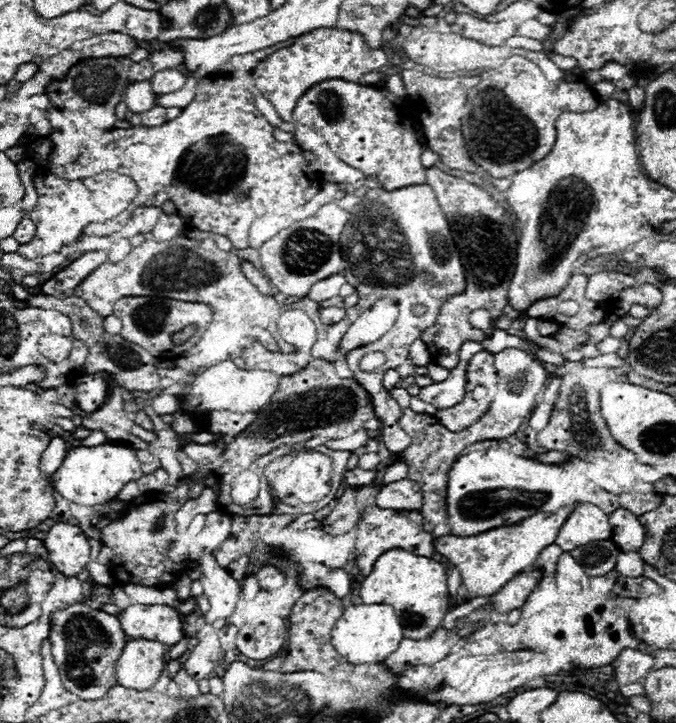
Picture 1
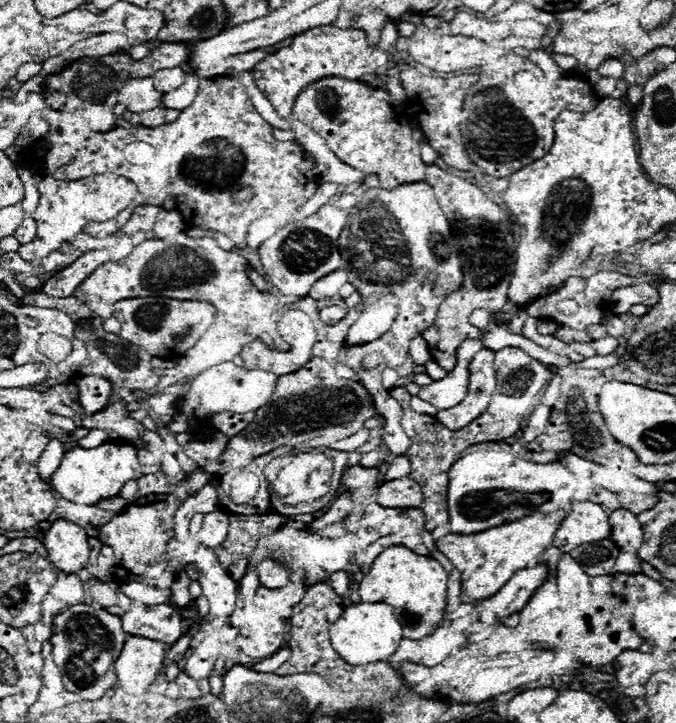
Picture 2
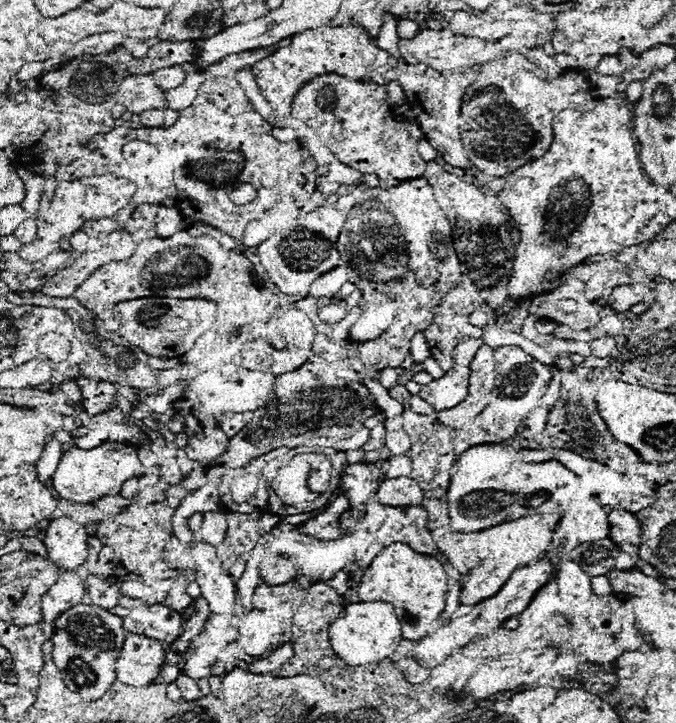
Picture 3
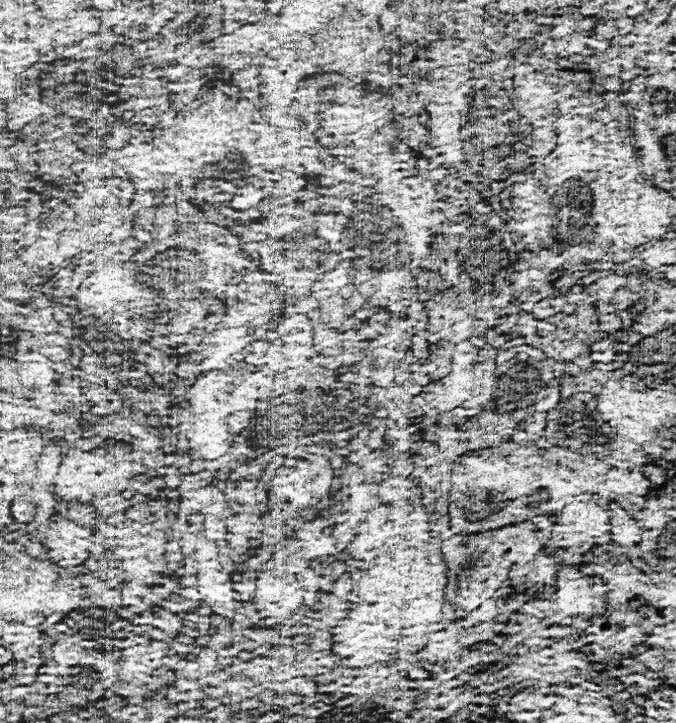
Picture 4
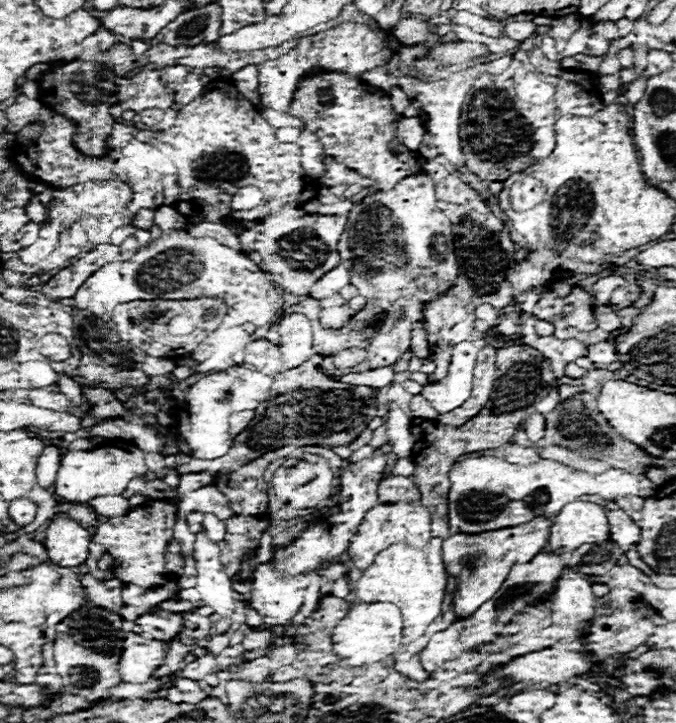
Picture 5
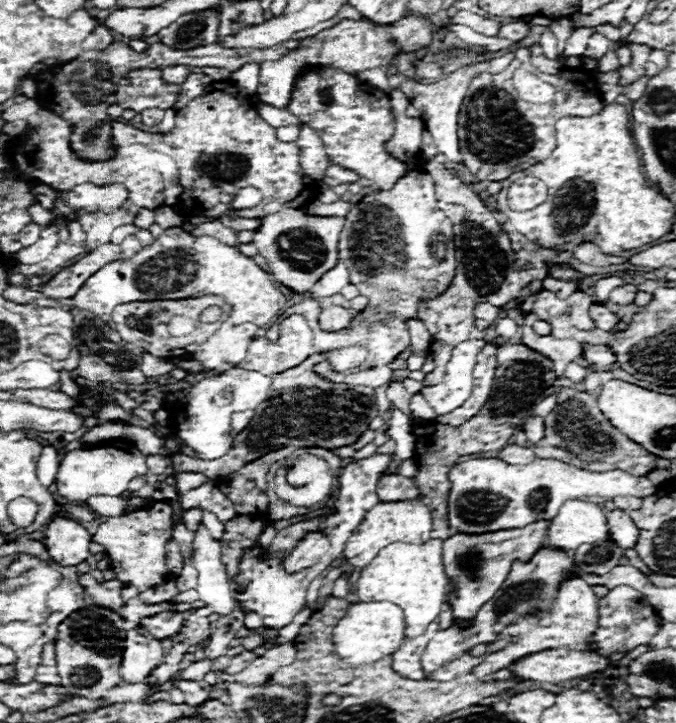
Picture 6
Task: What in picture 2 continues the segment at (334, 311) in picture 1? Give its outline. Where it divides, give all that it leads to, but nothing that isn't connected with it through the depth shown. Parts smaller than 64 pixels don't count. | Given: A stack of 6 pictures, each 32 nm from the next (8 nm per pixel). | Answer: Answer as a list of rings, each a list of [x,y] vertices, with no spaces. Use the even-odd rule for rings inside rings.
[[[326,306],[320,310],[320,320],[324,324],[336,324],[344,318],[344,314],[346,314],[344,306]]]

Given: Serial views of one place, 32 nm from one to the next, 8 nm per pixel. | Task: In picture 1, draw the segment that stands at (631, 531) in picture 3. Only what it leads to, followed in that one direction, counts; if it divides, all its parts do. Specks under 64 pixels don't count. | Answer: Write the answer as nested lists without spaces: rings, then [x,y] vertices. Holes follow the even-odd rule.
[[[618,508],[610,514],[612,522],[612,540],[620,546],[622,552],[636,552],[644,544],[644,528],[638,522],[638,516]]]

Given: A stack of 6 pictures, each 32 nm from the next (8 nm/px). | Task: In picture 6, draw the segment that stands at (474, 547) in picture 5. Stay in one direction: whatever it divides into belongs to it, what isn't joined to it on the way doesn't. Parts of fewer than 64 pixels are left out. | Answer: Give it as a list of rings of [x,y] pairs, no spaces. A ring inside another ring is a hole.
[[[540,520],[532,526],[516,530],[498,530],[486,534],[454,534],[442,544],[442,564],[448,580],[452,582],[452,592],[448,594],[448,604],[454,614],[454,624],[470,624],[478,610],[494,598],[514,560],[528,560],[540,546],[544,546],[544,536],[548,522]]]

